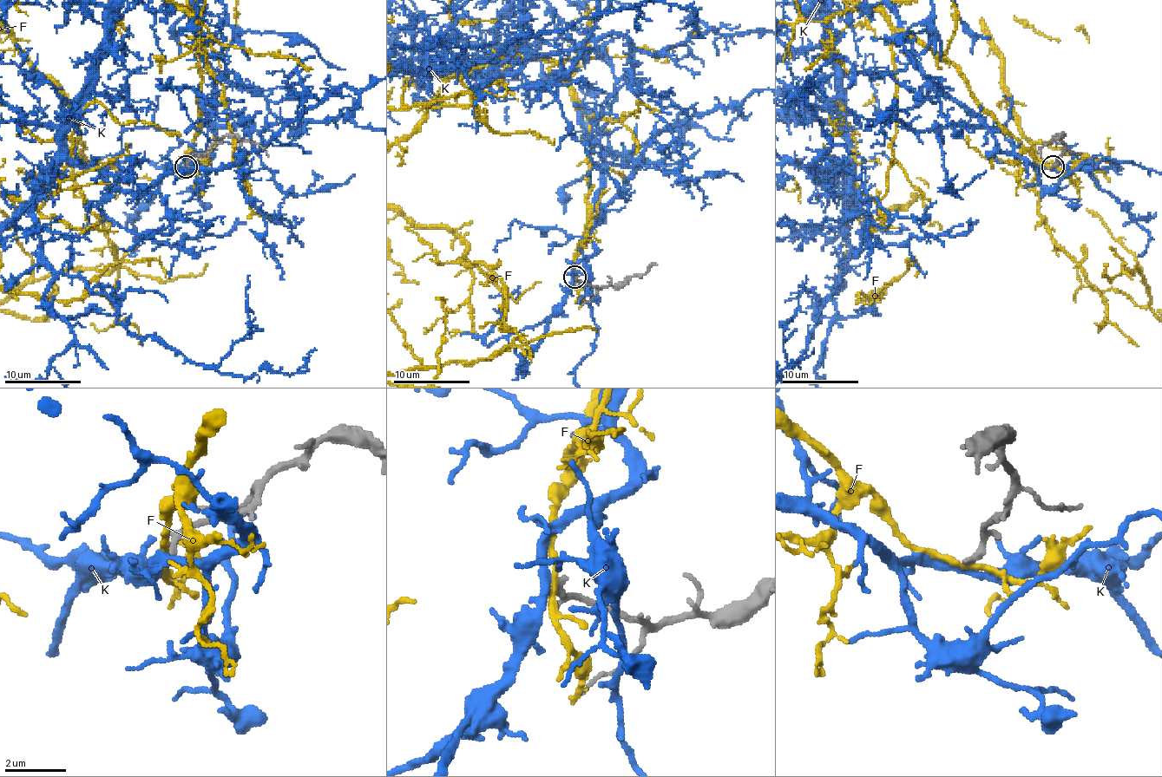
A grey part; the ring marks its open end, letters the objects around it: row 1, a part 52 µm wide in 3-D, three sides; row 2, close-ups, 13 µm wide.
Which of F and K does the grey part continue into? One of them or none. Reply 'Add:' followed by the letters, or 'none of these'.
Add: K

